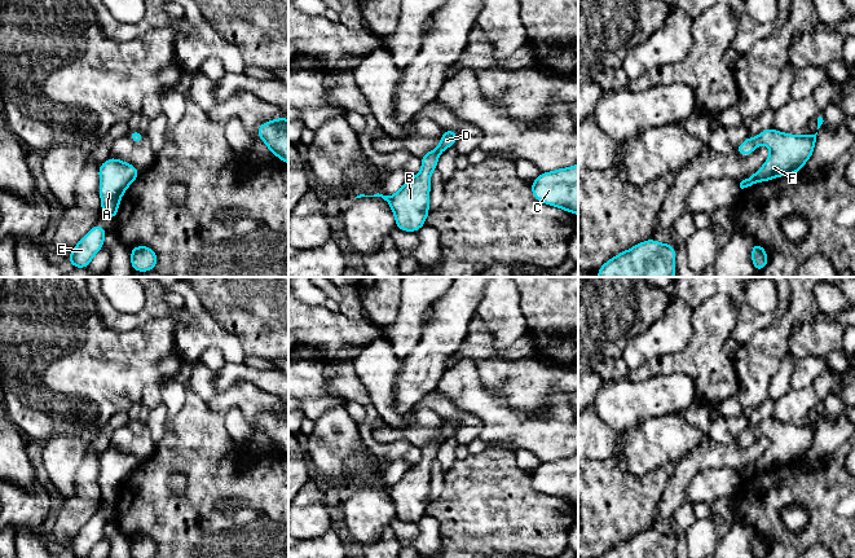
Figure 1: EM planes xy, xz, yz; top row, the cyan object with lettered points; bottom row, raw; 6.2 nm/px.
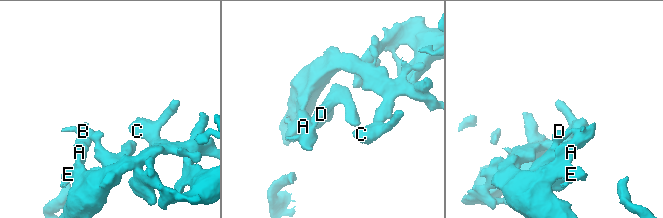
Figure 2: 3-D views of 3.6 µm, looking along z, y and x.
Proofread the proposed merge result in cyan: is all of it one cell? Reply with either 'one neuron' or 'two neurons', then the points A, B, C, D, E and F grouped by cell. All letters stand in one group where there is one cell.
one neuron; A B C D E F

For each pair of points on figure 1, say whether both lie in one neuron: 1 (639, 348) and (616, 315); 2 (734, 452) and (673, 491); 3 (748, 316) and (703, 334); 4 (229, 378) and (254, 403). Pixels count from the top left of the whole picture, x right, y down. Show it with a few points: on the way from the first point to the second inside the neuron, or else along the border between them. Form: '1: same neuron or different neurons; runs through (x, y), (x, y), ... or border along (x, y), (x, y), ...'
1: different neurons; border along (657, 320), (634, 335), (625, 345), (618, 357)
2: same neuron; runs through (718, 456), (704, 456), (684, 475)
3: different neurons; border along (722, 294), (737, 308), (730, 337)
4: different neurons; border along (265, 390), (250, 382), (238, 381), (216, 395)

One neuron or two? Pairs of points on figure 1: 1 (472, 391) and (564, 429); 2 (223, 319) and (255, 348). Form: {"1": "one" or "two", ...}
{"1": "one", "2": "one"}

